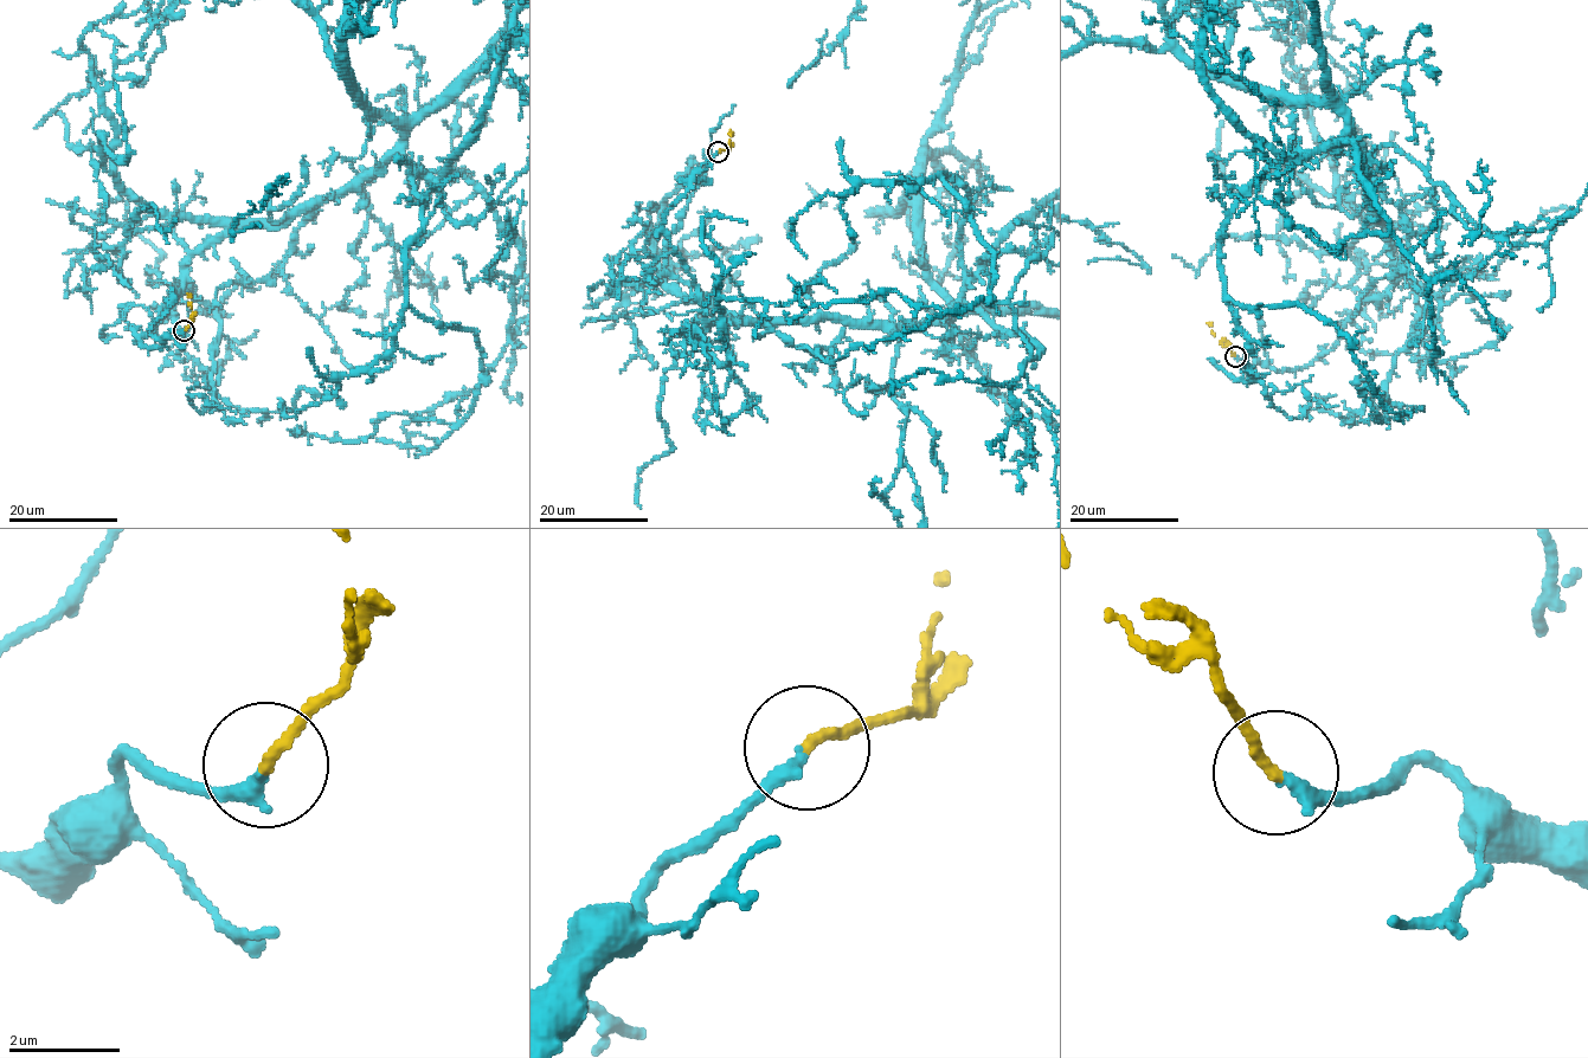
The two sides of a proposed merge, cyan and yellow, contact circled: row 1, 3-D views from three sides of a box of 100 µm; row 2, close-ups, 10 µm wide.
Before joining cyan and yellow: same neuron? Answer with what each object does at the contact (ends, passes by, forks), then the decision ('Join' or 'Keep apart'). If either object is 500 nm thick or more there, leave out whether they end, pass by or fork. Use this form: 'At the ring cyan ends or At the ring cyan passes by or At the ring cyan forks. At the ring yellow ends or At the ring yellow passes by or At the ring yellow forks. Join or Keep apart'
At the ring cyan ends. At the ring yellow ends. Join

